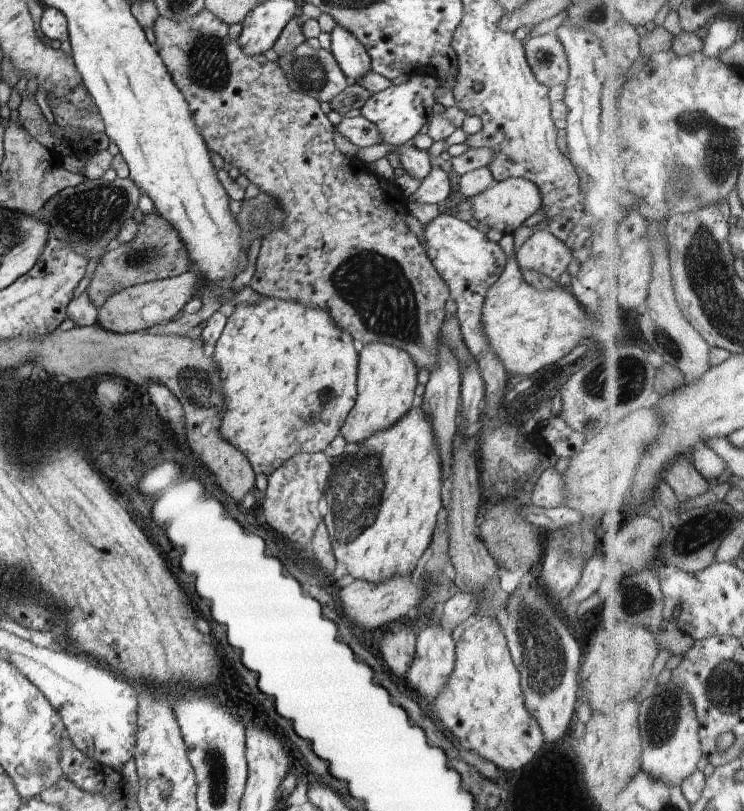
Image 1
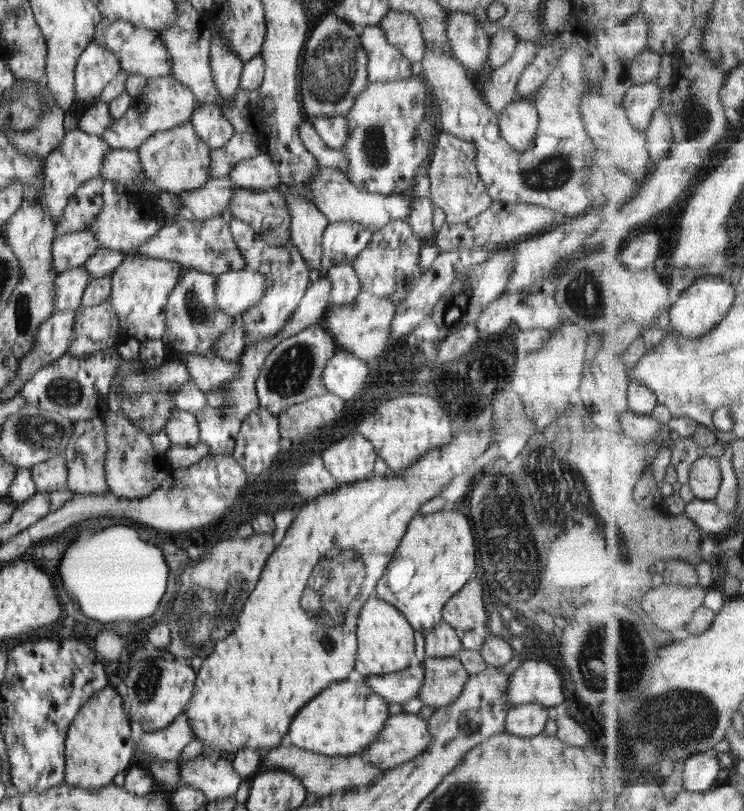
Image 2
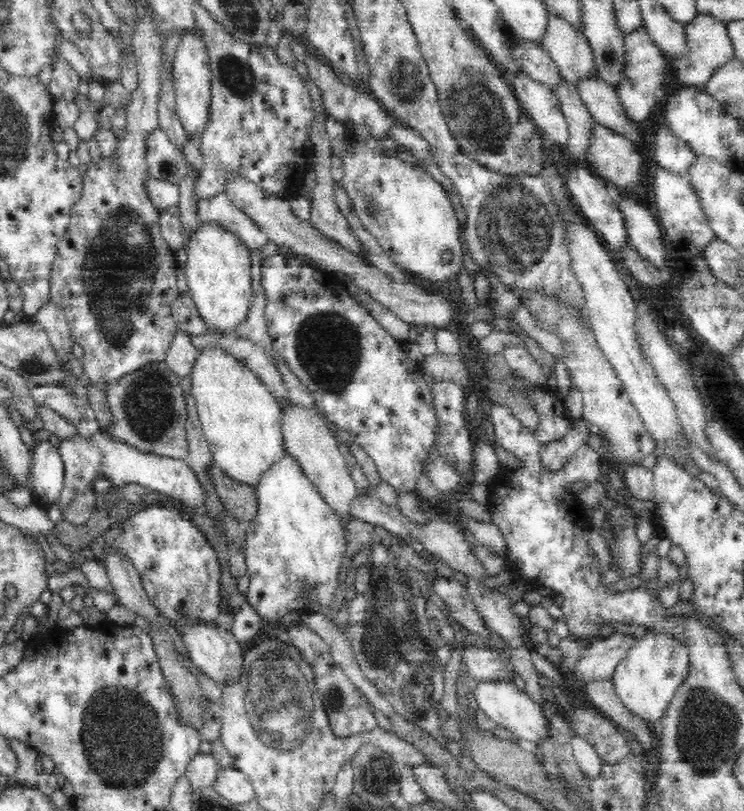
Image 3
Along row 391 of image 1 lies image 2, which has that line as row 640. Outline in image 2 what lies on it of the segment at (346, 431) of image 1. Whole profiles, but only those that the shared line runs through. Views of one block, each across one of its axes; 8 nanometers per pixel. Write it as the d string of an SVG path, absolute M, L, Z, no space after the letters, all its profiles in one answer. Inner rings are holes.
M376 595L368 597L358 616L357 654L355 657L354 677L369 678L370 675L384 675L398 672L415 662L415 647L418 643L417 633L396 606L378 599Z

